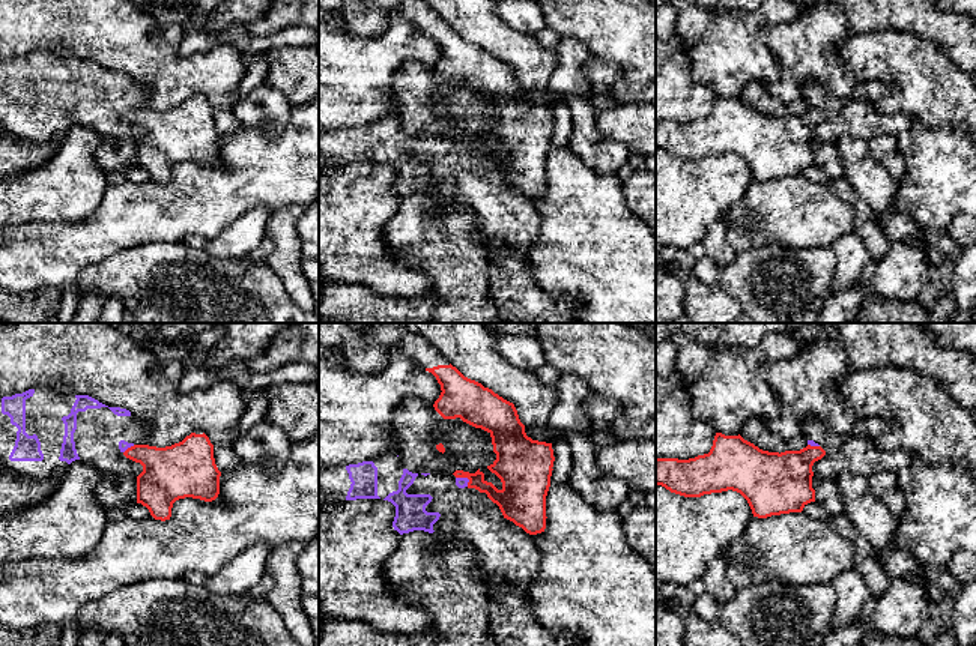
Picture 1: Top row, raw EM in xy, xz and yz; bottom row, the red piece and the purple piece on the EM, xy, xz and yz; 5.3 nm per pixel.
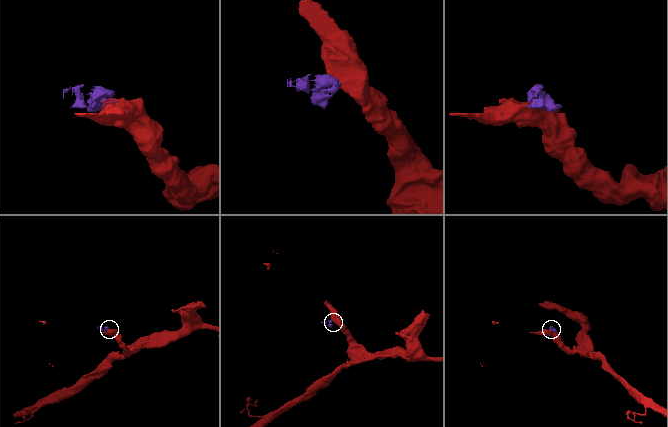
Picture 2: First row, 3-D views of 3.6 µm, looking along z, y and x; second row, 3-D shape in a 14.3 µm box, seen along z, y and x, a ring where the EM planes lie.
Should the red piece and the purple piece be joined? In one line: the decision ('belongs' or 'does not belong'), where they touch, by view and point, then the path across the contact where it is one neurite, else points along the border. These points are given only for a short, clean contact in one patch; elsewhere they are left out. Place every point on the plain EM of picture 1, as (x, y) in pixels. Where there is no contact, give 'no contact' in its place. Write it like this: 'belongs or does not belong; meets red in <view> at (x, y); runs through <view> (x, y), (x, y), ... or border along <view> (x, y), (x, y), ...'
does not belong; meets red in xz at (465, 140); border along xz (456, 140), (465, 140), (468, 149)

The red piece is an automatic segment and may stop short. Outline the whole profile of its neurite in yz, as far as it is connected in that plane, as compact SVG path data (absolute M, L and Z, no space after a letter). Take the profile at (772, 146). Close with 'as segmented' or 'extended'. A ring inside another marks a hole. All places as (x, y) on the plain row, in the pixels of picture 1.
M716 96L708 117L689 123L656 122L656 149L684 161L732 153L747 164L753 180L758 182L802 176L808 167L815 165L812 129L824 119L826 114L821 110L811 108L800 114L768 116L744 104L740 98Z | as segmented

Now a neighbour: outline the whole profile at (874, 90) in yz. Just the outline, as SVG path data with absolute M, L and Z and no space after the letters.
M871 81L860 89L860 92L871 101L877 101L880 98L887 96L890 90L892 89L883 81Z

